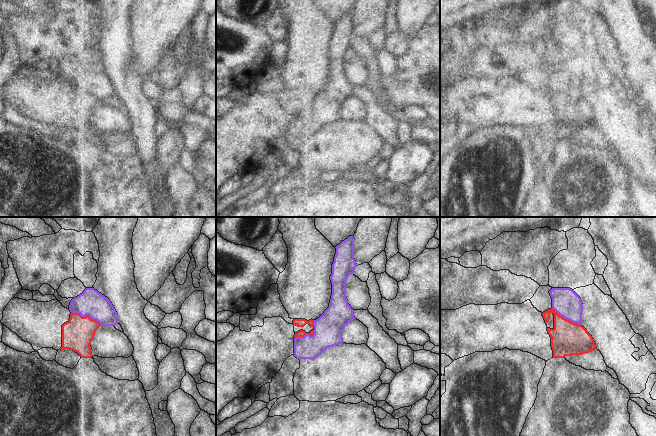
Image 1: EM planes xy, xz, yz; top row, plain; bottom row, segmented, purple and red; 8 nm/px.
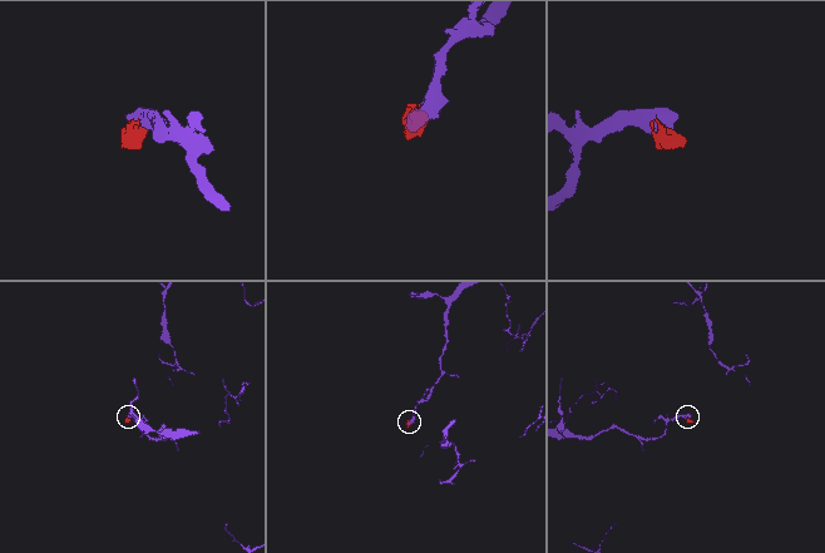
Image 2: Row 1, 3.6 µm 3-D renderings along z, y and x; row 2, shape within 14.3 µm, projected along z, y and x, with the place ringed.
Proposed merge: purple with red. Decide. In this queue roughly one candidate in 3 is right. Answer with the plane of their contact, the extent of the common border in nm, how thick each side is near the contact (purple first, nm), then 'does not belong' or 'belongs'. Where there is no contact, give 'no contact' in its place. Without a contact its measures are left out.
xy | 260 nm | 200/260 nm | does not belong

